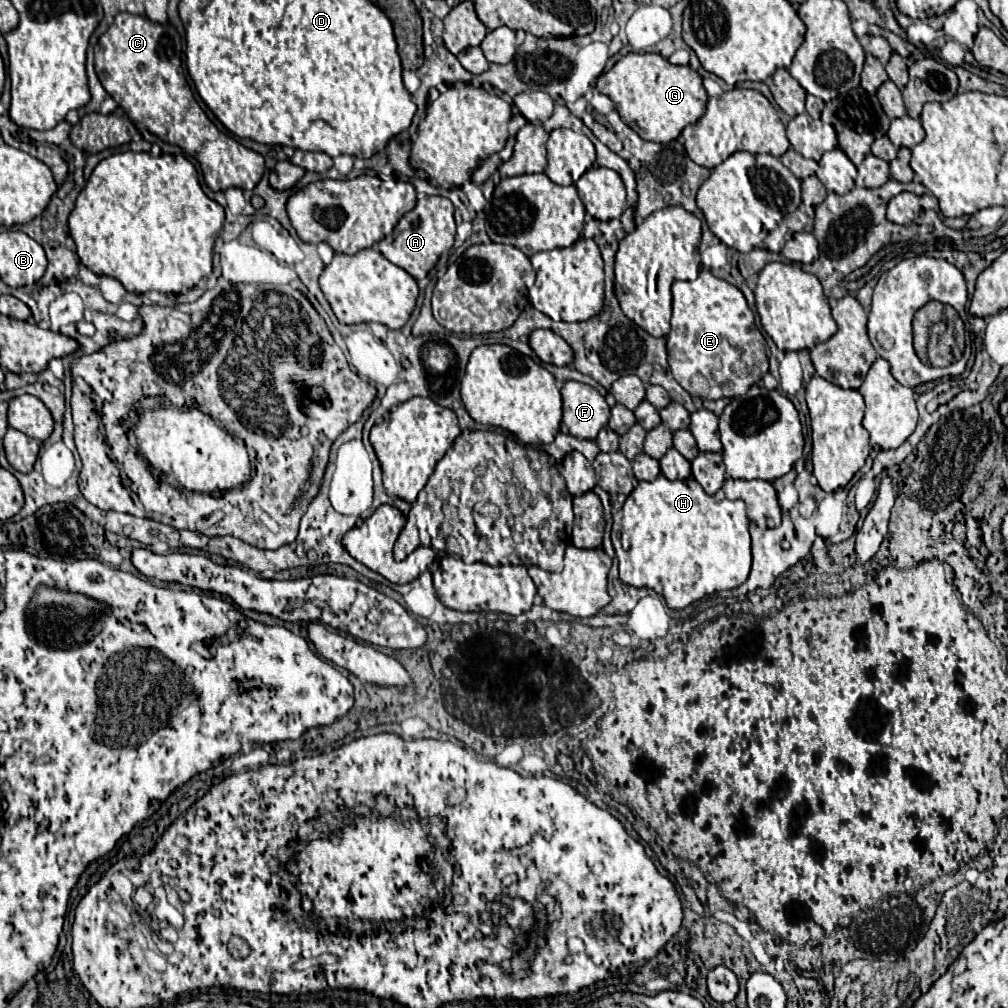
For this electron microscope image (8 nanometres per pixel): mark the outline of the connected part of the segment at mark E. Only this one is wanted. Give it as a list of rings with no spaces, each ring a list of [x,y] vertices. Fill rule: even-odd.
[[[700,270],[698,278],[692,282],[680,282],[680,280],[674,282],[672,296],[674,296],[672,330],[666,336],[666,342],[668,342],[668,364],[678,384],[692,396],[704,400],[744,396],[746,390],[756,382],[760,382],[762,376],[768,372],[766,340],[754,326],[754,314],[748,308],[744,294],[726,280],[716,278],[710,270]]]

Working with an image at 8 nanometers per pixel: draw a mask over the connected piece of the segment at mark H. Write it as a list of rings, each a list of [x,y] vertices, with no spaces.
[[[658,476],[652,482],[640,482],[613,516],[611,540],[620,560],[620,580],[634,588],[652,588],[666,598],[670,608],[686,608],[706,594],[730,590],[746,582],[750,574],[750,520],[742,500],[728,500],[722,494],[706,494],[694,478],[668,480]]]

